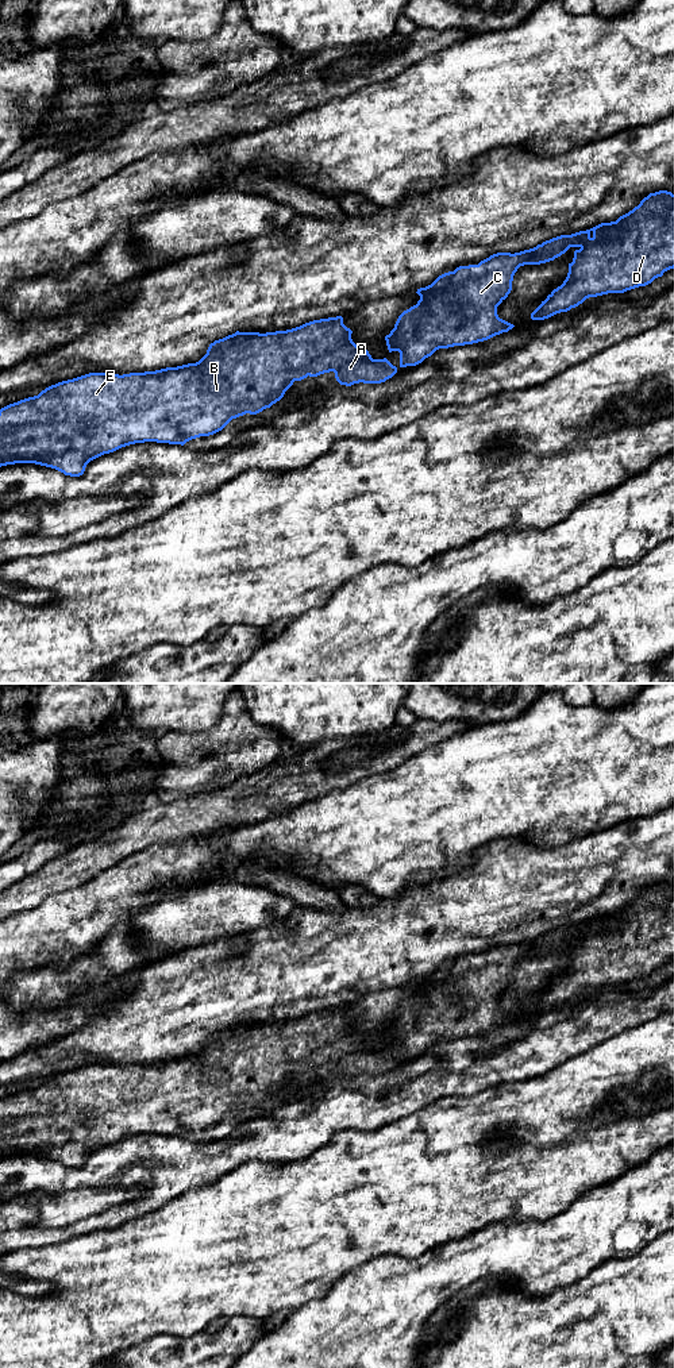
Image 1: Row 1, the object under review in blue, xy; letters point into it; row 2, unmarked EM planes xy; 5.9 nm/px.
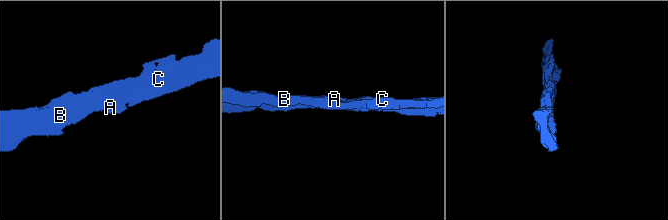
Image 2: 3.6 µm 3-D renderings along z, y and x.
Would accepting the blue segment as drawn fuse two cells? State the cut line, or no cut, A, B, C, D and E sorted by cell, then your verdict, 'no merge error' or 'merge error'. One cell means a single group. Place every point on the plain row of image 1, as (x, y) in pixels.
no cut | A B C D E | no merge error

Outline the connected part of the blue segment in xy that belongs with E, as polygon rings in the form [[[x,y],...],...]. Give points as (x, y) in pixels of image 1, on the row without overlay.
[[[342,1007],[313,1011],[286,1022],[276,1022],[266,1025],[236,1022],[232,1026],[228,1026],[223,1030],[211,1034],[207,1041],[207,1045],[196,1055],[188,1055],[177,1059],[166,1059],[155,1063],[130,1064],[123,1067],[112,1064],[89,1064],[73,1071],[58,1074],[46,1079],[38,1087],[20,1091],[0,1101],[0,1159],[15,1155],[35,1155],[55,1160],[63,1164],[65,1167],[80,1168],[84,1165],[85,1159],[90,1152],[130,1136],[157,1133],[184,1137],[192,1130],[213,1126],[222,1122],[232,1110],[236,1110],[246,1105],[257,1106],[263,1101],[270,1099],[273,1095],[276,1095],[284,1088],[285,1083],[293,1076],[294,1072],[301,1072],[308,1067],[317,1068],[320,1066],[334,1063],[335,1070],[340,1076],[351,1078],[359,1074],[381,1075],[392,1070],[397,1064],[397,1059],[393,1057],[386,1049],[373,1051],[367,1041],[358,1038],[353,1033],[351,1025],[353,1022],[343,1016]]]

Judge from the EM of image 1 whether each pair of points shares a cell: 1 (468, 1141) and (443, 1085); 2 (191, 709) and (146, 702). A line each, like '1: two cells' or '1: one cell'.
1: two cells
2: one cell

